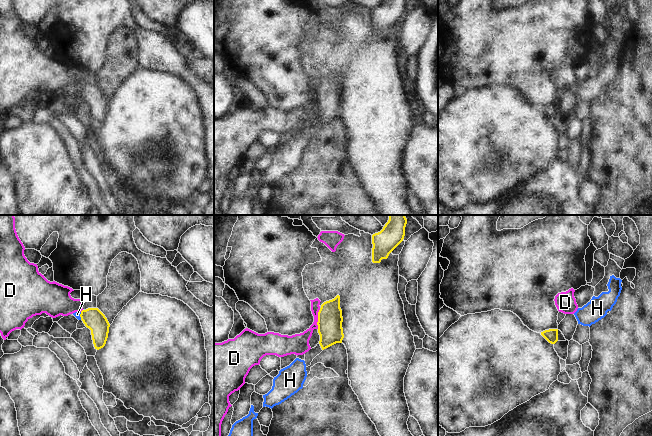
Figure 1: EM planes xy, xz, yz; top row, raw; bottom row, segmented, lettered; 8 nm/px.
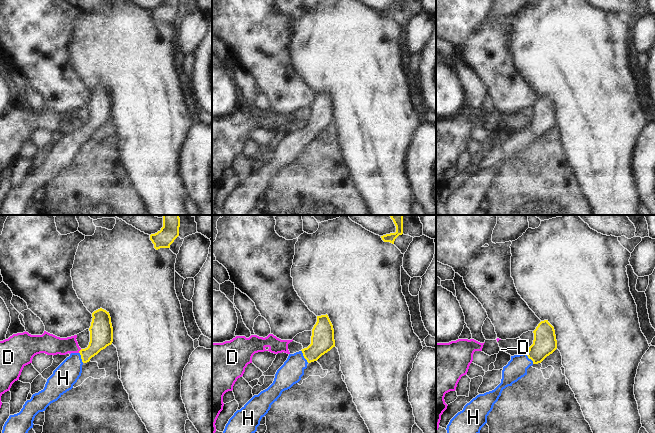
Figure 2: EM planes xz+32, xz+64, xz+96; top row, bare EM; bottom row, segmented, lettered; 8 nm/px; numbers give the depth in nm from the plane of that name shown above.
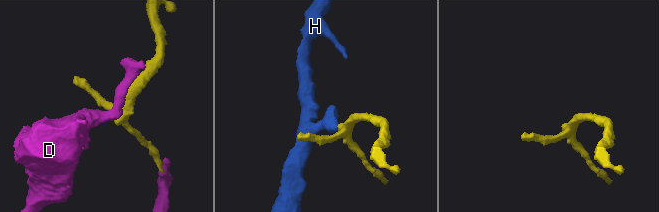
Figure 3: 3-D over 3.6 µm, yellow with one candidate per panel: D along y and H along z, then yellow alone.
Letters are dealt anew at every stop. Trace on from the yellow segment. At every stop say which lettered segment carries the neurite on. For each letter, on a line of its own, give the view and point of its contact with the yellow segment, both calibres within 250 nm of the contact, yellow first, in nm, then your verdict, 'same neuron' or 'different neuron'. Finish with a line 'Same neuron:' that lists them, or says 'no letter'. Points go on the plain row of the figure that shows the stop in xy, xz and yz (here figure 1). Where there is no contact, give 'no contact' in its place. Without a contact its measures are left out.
D: contact xz (318, 94); calibres 200 and 140 nm; different neuron
H: contact xy (80, 92); calibres 170 and 50 nm; same neuron
Same neuron: H

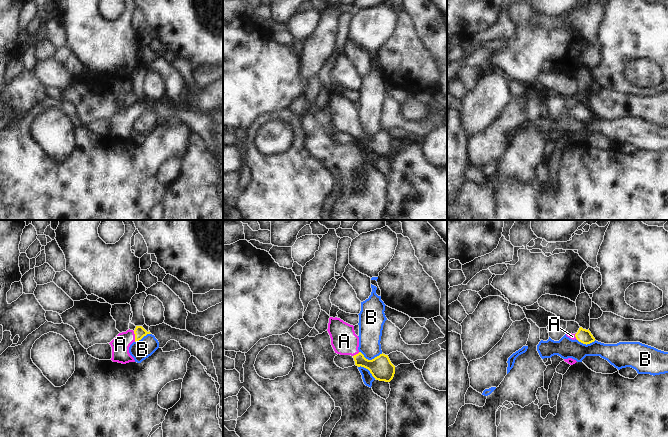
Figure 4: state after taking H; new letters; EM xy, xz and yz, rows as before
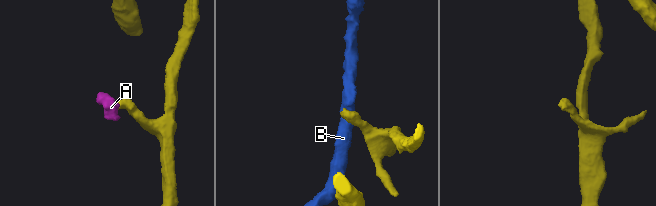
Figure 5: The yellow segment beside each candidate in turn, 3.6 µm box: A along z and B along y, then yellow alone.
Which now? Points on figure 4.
A: contact xy (135, 112); calibres 90 and 150 nm; same neuron
B: contact xz (372, 135); calibres 190 and 190 nm; different neuron
Same neuron: A

